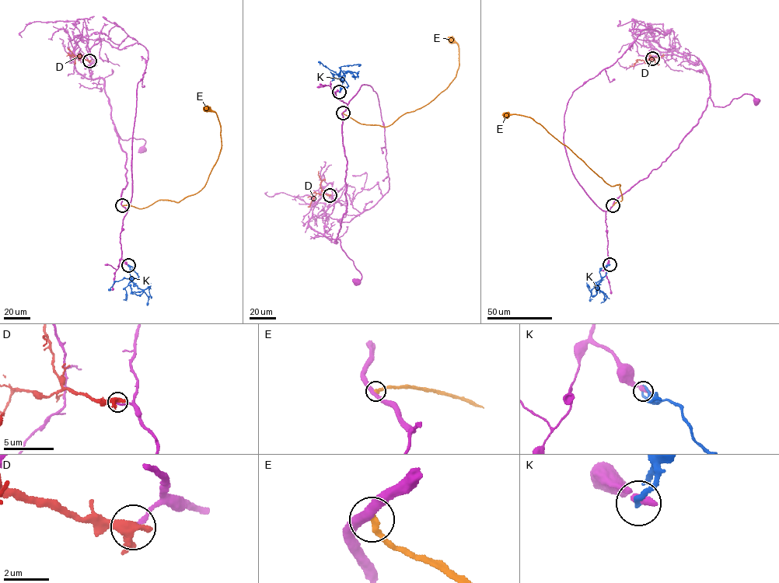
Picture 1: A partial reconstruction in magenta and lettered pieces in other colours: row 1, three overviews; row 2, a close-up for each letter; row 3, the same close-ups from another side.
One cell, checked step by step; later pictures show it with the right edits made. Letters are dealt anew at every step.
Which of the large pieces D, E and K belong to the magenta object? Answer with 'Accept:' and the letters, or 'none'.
Accept: none

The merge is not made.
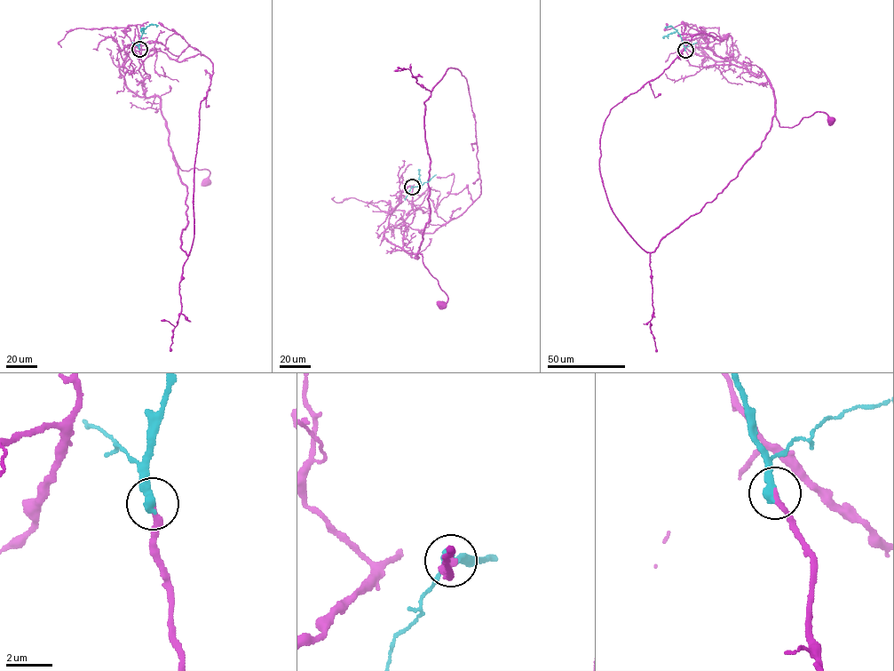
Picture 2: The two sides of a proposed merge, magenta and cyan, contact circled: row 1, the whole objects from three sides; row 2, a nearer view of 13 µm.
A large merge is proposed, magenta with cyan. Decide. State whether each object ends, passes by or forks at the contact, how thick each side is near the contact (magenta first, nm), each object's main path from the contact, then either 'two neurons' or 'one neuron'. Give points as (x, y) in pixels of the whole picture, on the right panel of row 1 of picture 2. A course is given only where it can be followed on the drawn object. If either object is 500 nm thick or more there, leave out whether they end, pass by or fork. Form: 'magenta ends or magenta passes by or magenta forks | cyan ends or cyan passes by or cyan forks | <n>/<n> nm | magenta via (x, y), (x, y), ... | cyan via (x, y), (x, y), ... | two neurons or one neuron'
magenta ends | cyan ends | 240/480 nm | magenta via (685, 50), (691, 65), (736, 65), (758, 75), (761, 69), (780, 126), (793, 127), (818, 111), (832, 119) | cyan via (685, 50), (676, 29), (670, 26), (665, 27) | one neuron

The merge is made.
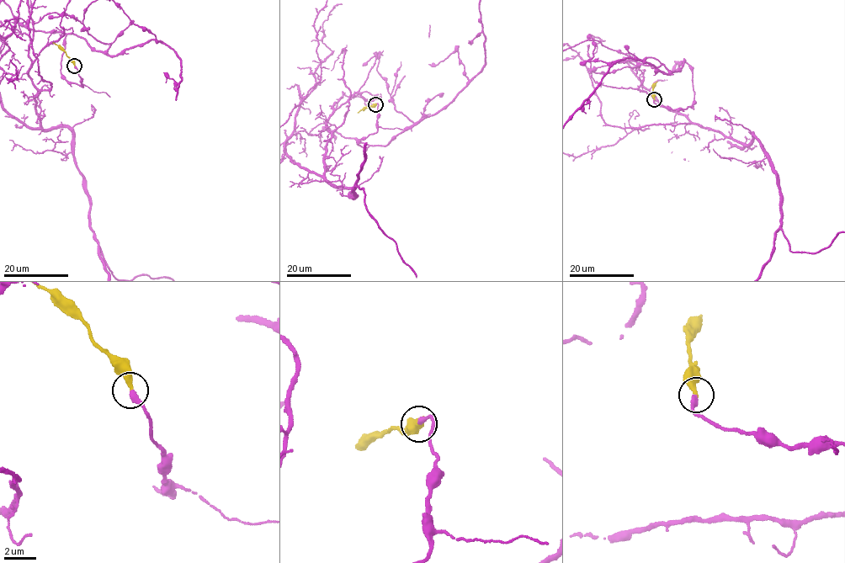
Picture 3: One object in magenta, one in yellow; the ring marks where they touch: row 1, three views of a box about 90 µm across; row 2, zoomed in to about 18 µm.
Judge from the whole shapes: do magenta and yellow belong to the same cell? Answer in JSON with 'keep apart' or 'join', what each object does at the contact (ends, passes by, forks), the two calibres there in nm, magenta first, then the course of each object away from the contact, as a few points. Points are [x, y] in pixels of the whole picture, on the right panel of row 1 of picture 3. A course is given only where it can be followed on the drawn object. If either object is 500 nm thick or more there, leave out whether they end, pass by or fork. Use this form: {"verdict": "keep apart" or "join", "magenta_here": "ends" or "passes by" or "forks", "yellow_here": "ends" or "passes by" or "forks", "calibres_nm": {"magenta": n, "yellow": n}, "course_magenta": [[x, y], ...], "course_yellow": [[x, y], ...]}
{"verdict": "join", "magenta_here": "ends", "yellow_here": "ends", "calibres_nm": {"magenta": 360, "yellow": 280}, "course_yellow": [[655, 99], [652, 90], [657, 82]]}

